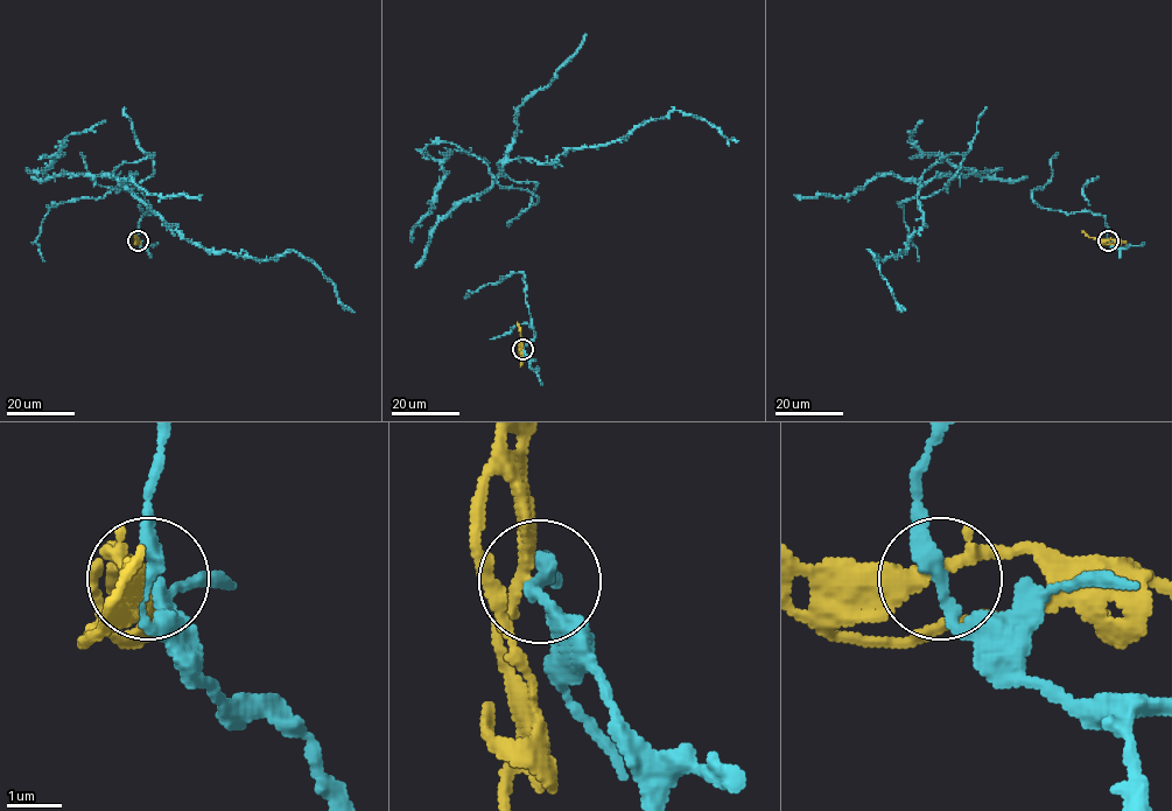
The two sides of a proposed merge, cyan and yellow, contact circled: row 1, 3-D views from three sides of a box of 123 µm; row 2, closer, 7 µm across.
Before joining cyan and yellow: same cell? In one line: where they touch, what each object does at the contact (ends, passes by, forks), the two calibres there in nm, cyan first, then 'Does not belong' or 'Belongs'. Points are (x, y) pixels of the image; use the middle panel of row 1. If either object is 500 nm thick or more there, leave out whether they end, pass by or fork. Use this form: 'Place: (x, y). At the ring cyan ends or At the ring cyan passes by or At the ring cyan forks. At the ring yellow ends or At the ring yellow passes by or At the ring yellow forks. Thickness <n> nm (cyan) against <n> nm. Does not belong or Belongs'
Place: (523, 349). At the ring cyan passes by. At the ring yellow passes by. Thickness 260 nm (cyan) against 240 nm. Does not belong

